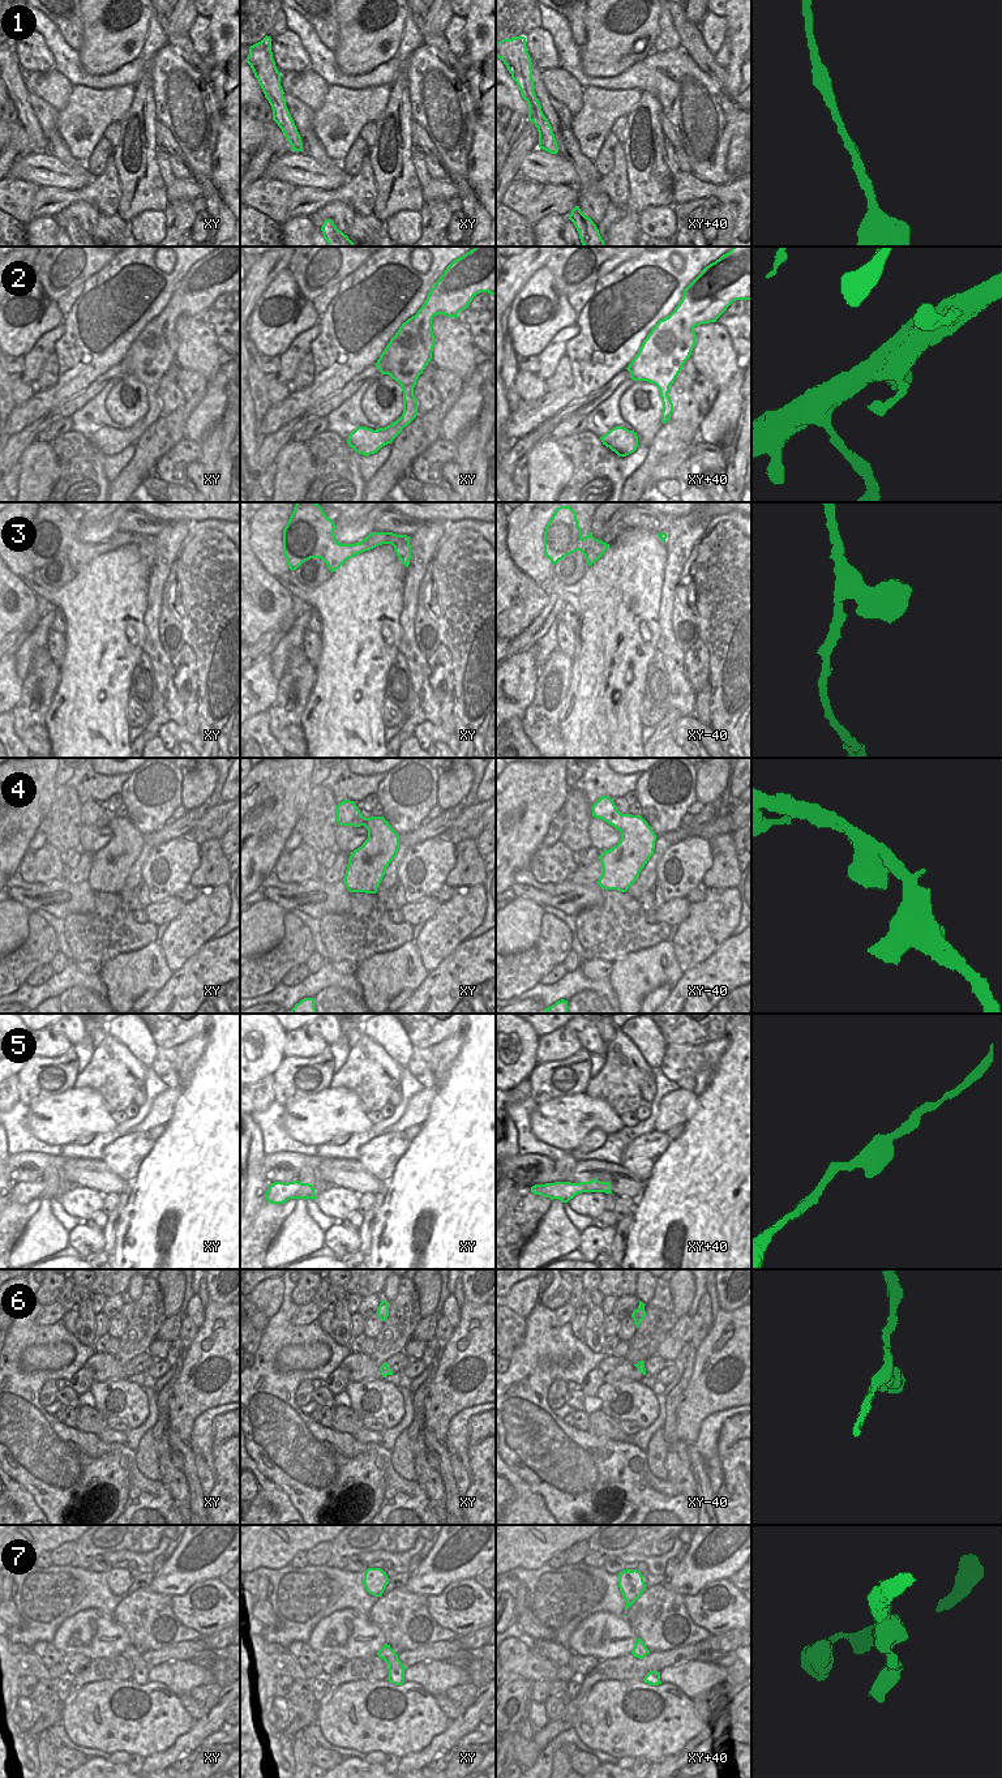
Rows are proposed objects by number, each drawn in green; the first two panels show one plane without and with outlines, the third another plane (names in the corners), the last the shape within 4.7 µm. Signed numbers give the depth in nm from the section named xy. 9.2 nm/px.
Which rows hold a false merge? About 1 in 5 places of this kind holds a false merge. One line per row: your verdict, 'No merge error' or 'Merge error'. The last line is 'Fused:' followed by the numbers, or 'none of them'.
1: No merge error
2: No merge error
3: No merge error
4: No merge error
5: No merge error
6: No merge error
7: No merge error
Fused: none of them

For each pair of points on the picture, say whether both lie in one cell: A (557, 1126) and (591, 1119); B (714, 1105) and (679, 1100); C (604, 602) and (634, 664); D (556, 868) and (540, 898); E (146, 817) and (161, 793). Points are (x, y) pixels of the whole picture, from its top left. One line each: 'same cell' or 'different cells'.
A: same cell
B: different cells
C: same cell
D: different cells
E: same cell

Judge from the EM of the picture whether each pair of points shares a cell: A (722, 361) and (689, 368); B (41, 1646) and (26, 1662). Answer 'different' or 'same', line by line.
A: different
B: different

